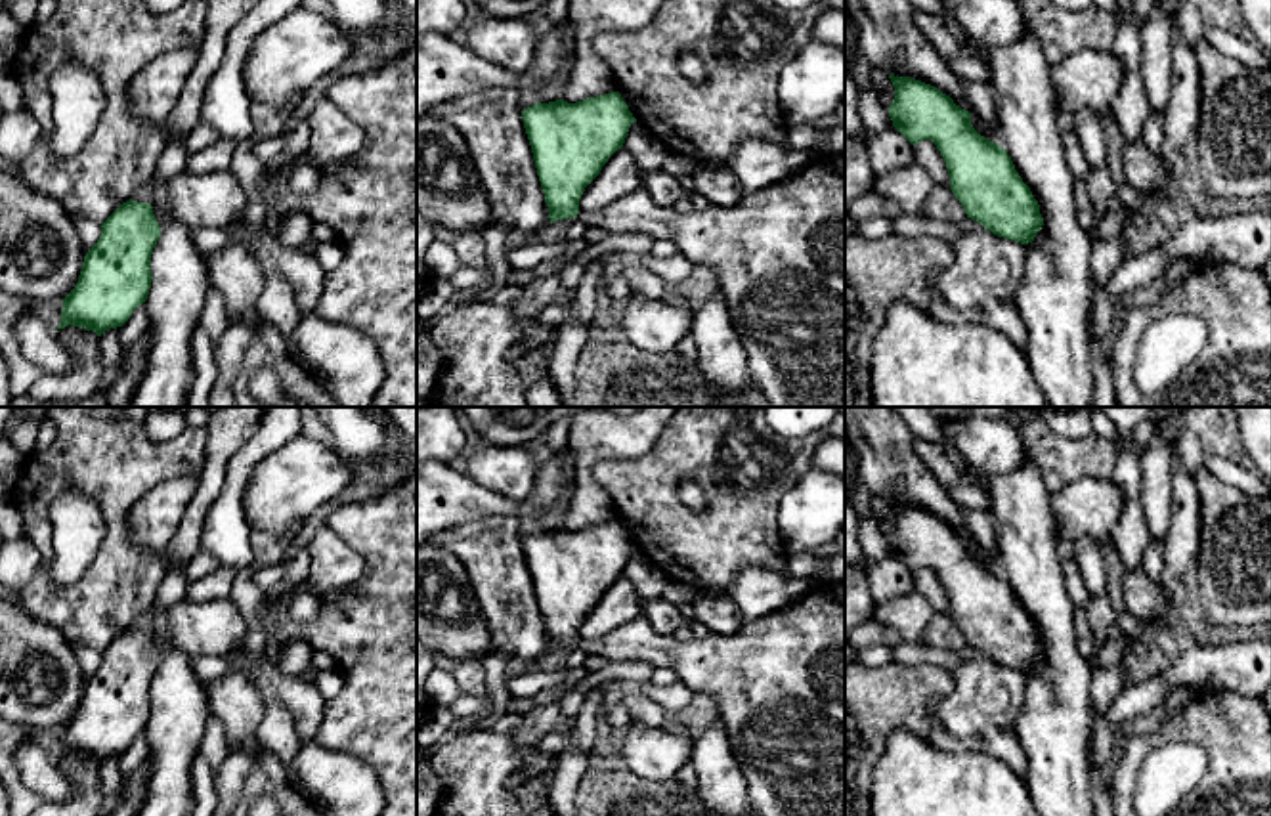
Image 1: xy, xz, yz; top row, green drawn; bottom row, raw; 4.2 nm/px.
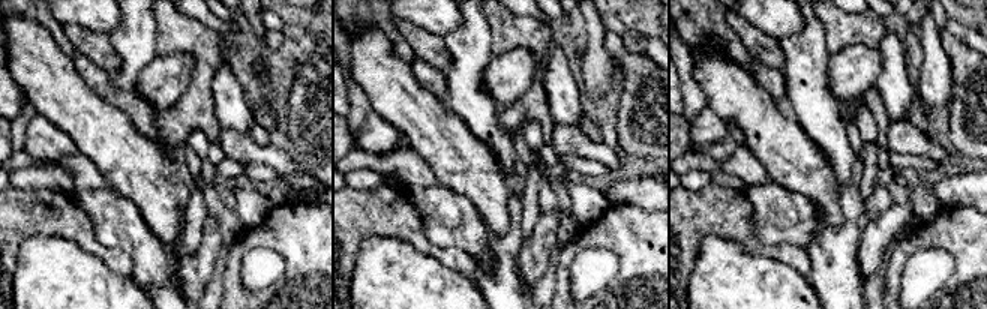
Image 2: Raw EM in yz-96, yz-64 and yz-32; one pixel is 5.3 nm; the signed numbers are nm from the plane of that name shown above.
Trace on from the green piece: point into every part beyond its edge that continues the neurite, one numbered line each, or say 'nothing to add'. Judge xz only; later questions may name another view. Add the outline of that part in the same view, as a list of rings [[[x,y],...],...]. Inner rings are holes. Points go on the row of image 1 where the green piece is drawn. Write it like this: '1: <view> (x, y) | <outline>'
1: xz (778, 257) | [[[816,155],[801,172],[743,197],[736,206],[679,214],[673,206],[659,206],[640,185],[612,204],[575,218],[608,233],[669,239],[690,262],[711,268],[745,350],[749,376],[768,407],[845,407],[845,155]]]

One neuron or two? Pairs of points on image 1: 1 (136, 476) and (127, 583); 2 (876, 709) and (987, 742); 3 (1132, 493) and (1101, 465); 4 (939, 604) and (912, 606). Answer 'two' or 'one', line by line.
1: one
2: one
3: two
4: two

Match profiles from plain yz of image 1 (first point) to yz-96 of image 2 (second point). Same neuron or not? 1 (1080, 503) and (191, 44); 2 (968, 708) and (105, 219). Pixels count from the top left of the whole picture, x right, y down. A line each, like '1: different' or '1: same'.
1: different
2: same

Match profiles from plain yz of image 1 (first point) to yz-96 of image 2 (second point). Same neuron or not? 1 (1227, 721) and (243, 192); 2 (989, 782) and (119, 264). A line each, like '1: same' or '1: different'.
1: different
2: different

